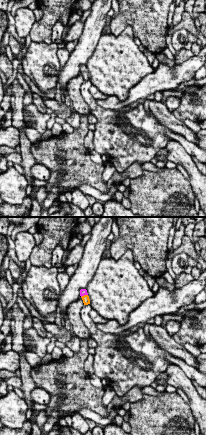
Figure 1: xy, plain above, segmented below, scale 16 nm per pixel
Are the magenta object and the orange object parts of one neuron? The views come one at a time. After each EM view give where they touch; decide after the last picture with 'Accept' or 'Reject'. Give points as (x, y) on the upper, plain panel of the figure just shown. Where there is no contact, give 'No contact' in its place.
Touches magenta at (84, 70)

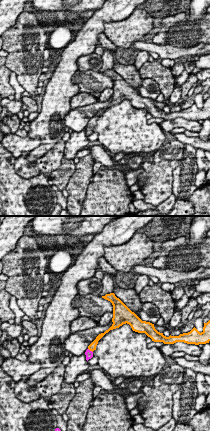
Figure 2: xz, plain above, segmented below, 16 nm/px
Touches magenta at (89, 126)

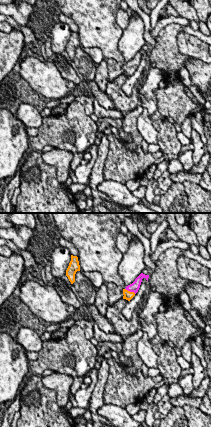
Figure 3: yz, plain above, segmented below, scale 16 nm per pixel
Touches magenta at (130, 67)

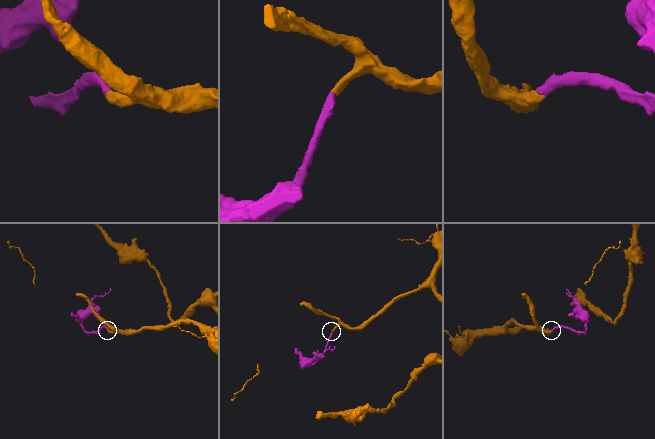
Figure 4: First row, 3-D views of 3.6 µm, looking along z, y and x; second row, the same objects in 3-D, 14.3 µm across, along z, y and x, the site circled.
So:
Accept

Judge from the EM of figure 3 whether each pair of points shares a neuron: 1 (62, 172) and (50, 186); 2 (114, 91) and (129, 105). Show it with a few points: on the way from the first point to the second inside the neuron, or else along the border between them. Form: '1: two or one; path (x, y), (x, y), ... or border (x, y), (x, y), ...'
1: two; border (43, 159), (55, 168), (56, 178), (61, 183)
2: one; path (118, 95), (125, 102)

